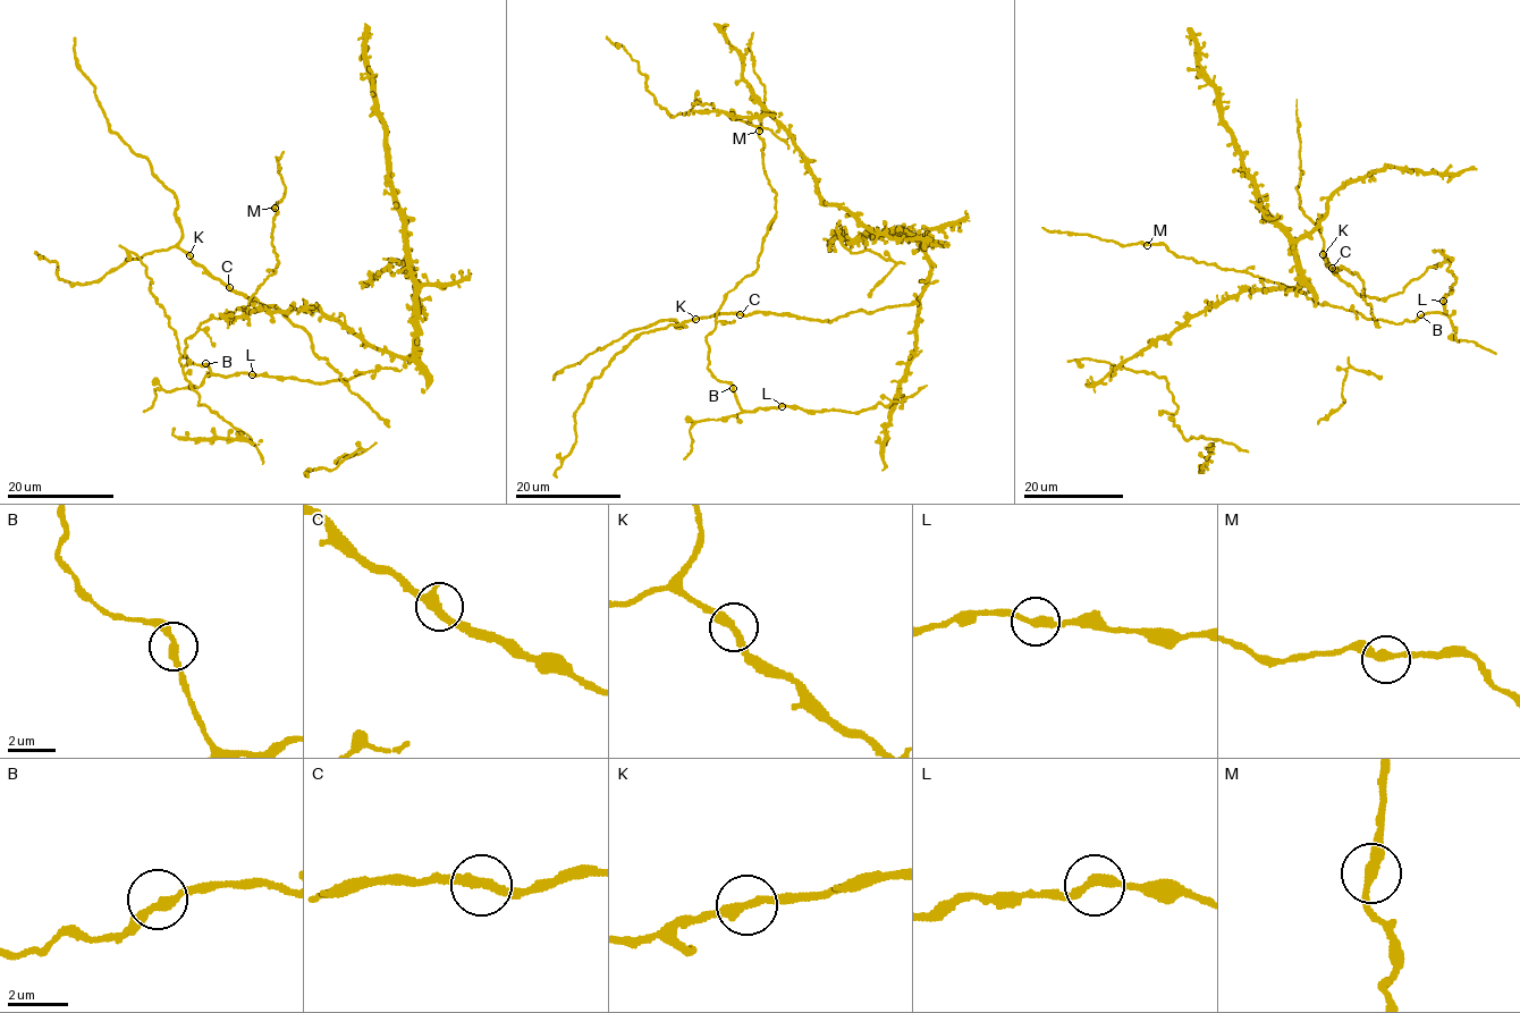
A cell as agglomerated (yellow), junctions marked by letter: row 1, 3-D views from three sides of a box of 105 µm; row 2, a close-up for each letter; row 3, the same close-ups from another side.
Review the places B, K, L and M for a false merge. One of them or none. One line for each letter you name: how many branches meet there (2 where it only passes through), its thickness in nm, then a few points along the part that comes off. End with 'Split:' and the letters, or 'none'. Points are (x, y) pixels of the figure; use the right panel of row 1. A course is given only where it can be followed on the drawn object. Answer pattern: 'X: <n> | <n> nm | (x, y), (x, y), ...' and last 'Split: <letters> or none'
Split: none

